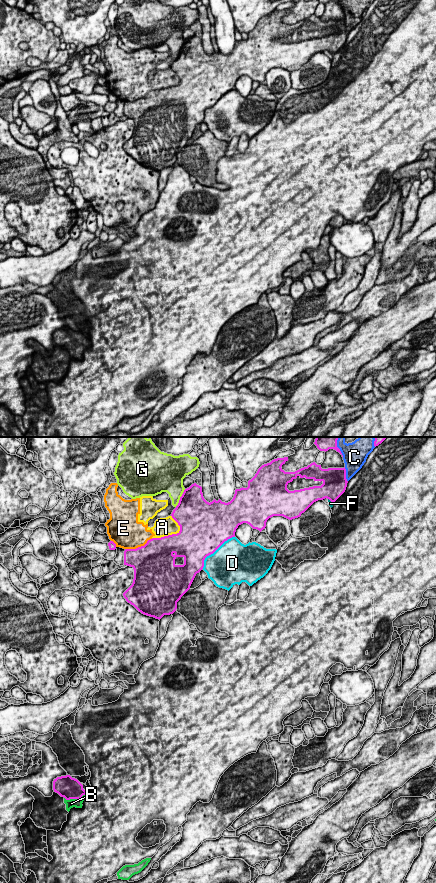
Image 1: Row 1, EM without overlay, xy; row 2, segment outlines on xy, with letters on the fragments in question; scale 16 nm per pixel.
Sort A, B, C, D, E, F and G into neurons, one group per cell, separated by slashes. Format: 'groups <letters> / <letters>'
groups A E / B / C / D / F / G

